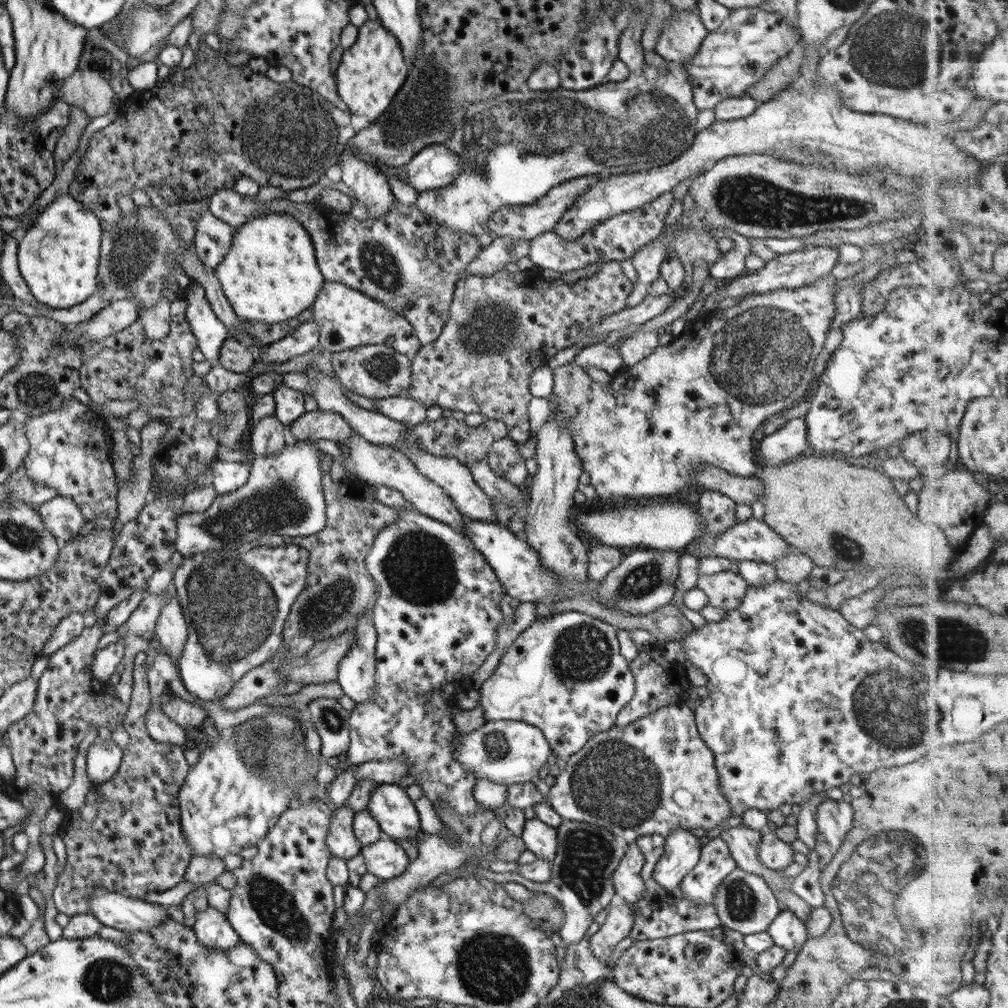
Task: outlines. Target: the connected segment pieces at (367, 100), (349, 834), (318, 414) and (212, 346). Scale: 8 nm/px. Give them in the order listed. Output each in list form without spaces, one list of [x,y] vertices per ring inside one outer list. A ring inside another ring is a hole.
[[[368,20],[358,27],[355,42],[347,50],[344,50],[343,55],[340,57],[334,73],[336,93],[345,104],[345,108],[349,114],[364,116],[369,124],[373,124],[389,108],[391,99],[395,96],[399,87],[404,84],[407,71],[408,63],[403,61],[403,54],[401,54],[395,38],[386,28],[380,25],[379,21]]]
[[[346,802],[333,810],[326,836],[326,845],[330,852],[329,857],[339,857],[346,862],[349,858],[357,856],[360,844],[353,834],[354,813]]]
[[[315,409],[301,413],[289,424],[293,440],[332,440],[348,441],[354,430],[336,413]]]
[[[191,281],[184,291],[184,315],[196,338],[198,349],[209,364],[217,364],[219,347],[229,336],[229,332],[210,309],[210,304],[204,297],[204,288],[199,283]]]

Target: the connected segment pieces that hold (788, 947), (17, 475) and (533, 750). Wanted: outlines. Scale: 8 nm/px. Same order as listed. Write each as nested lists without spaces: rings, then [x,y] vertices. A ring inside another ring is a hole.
[[[787,908],[781,910],[769,923],[766,932],[771,937],[773,945],[781,947],[785,953],[799,951],[809,938],[804,922]]]
[[[22,467],[15,470],[9,479],[5,481],[12,494],[19,500],[23,500],[27,506],[36,508],[37,506],[48,502],[56,496],[53,488],[47,488],[43,484],[31,482]]]
[[[519,720],[485,721],[469,734],[459,732],[457,744],[454,744],[452,750],[454,759],[470,770],[475,778],[505,785],[525,783],[537,777],[539,768],[545,764],[550,754],[543,733]]]

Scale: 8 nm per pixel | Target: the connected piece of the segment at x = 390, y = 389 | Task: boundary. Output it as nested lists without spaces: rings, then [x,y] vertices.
[[[368,344],[328,354],[332,371],[343,388],[357,396],[379,399],[400,396],[409,388],[411,355],[401,354],[386,344]]]

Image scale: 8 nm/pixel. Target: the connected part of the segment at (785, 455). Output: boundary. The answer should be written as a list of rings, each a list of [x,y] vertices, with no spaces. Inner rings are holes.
[[[787,419],[781,428],[765,435],[759,442],[759,456],[767,464],[785,462],[809,452],[804,419]]]

